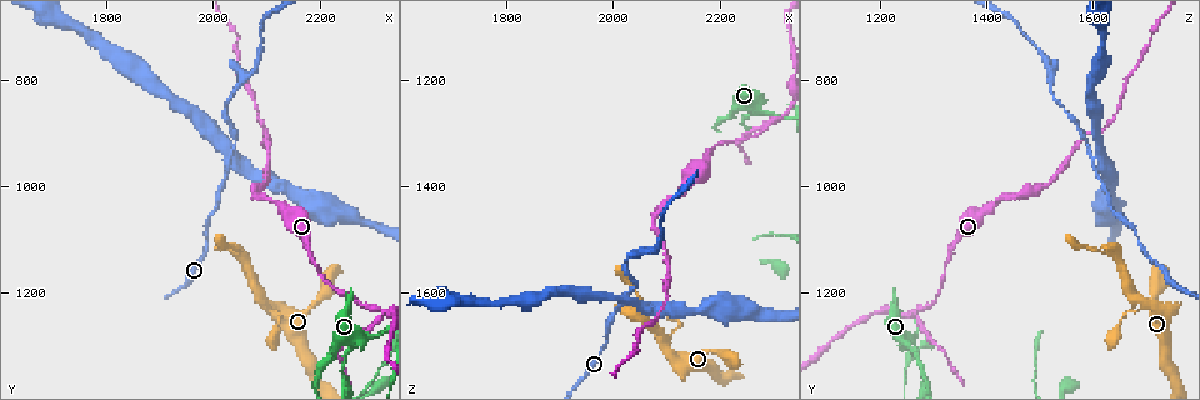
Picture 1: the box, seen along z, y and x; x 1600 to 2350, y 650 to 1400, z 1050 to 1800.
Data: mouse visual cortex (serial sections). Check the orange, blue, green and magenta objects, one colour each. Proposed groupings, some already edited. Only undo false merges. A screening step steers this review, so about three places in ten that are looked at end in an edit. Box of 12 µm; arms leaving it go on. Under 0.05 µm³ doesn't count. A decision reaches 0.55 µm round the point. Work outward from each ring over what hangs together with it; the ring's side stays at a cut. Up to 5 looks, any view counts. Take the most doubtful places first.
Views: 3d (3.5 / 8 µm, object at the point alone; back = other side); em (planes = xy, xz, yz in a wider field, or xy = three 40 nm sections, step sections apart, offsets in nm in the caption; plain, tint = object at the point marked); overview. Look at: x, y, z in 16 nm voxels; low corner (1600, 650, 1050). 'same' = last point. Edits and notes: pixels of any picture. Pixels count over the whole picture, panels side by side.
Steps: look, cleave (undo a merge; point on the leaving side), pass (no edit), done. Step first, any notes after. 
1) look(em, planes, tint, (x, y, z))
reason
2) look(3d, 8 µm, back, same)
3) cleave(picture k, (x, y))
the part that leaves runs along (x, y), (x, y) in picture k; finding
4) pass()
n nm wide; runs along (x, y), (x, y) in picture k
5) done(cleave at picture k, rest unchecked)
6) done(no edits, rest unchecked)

look(em, planes, tint, (2025, 940, 1610))
looks like a crossing

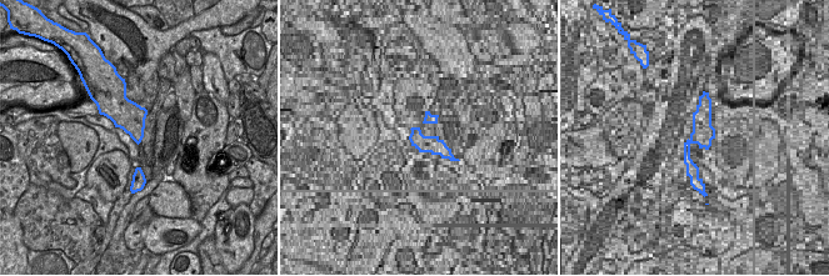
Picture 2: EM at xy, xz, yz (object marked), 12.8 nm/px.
look(3d, 3.5 µm, same)
see where the arms go

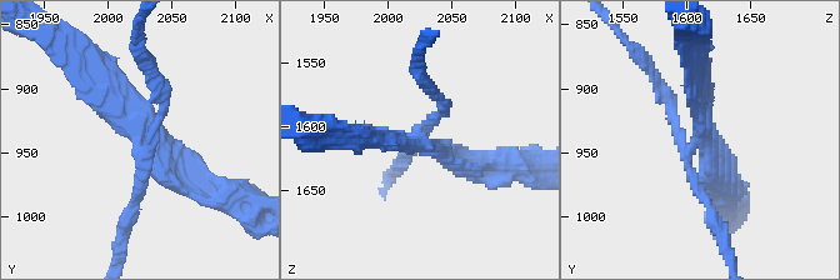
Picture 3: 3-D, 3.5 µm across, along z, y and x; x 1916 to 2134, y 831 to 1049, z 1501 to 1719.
cleave(picture 3, (449, 158))
4 arms; arms of 150, 150, 200, 250 nm; the part that leaves runs along (415, 135), (469, 170), (511, 166) in picture 3; a second cell is stuck on

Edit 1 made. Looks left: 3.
look(overview)
see it whole again

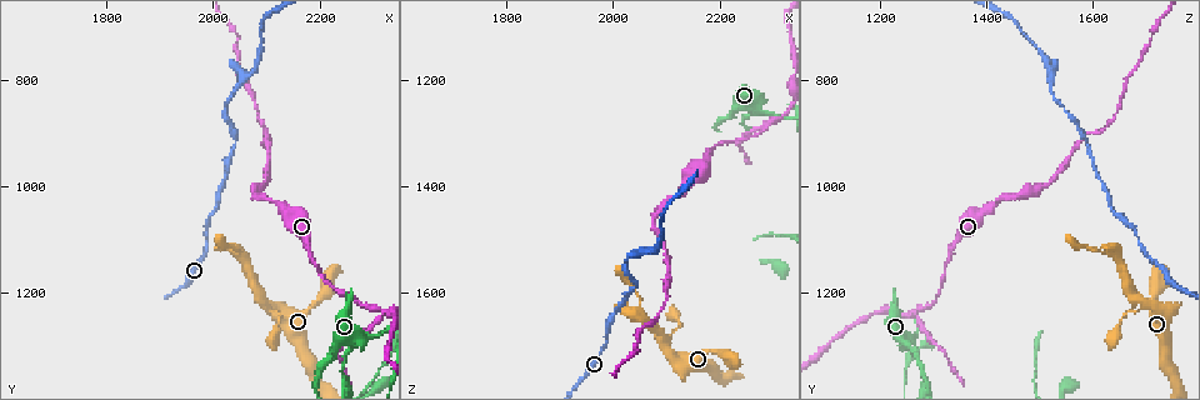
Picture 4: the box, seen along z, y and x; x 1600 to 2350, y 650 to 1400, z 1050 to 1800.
look(3d, 3.5 µm, (2305, 1255, 1275))
abrupt turn

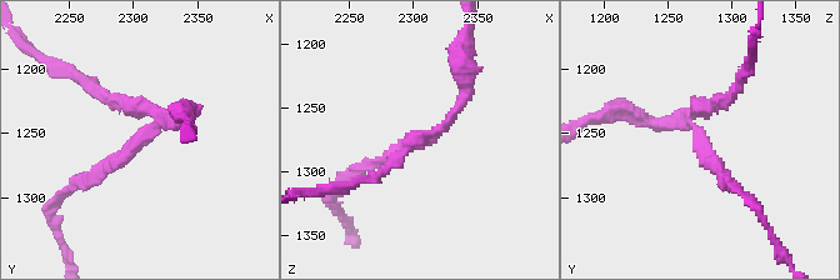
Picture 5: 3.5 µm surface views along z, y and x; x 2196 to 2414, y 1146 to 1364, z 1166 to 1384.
look(em, xy, step 5, tint, (2308, 1252, 1274))

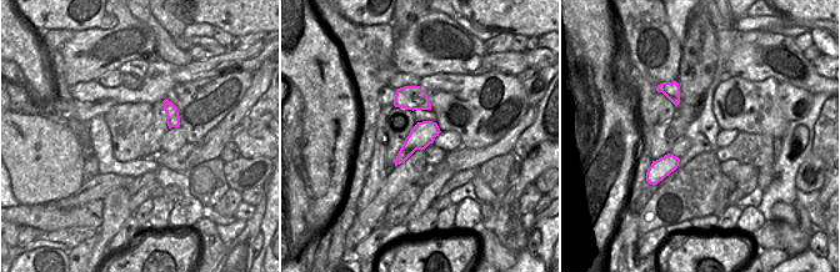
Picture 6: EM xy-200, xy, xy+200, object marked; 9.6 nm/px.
cleave(picture 5, (125, 154))
the part that leaves runs along (156, 124), (119, 161), (65, 193) in picture 5; a second cell is stuck on

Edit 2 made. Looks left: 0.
done(cleave at picture 3, cleave at picture 5, rest unchecked)

